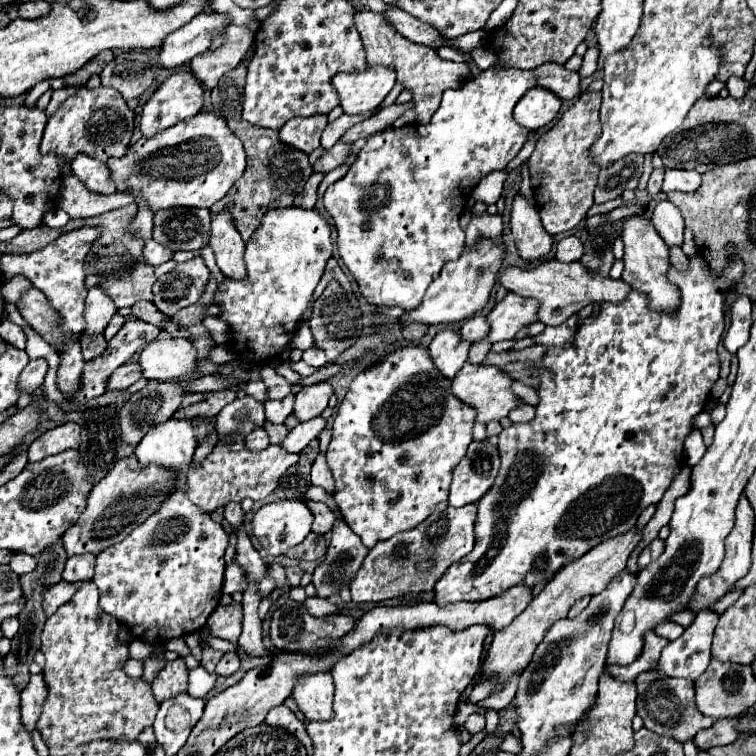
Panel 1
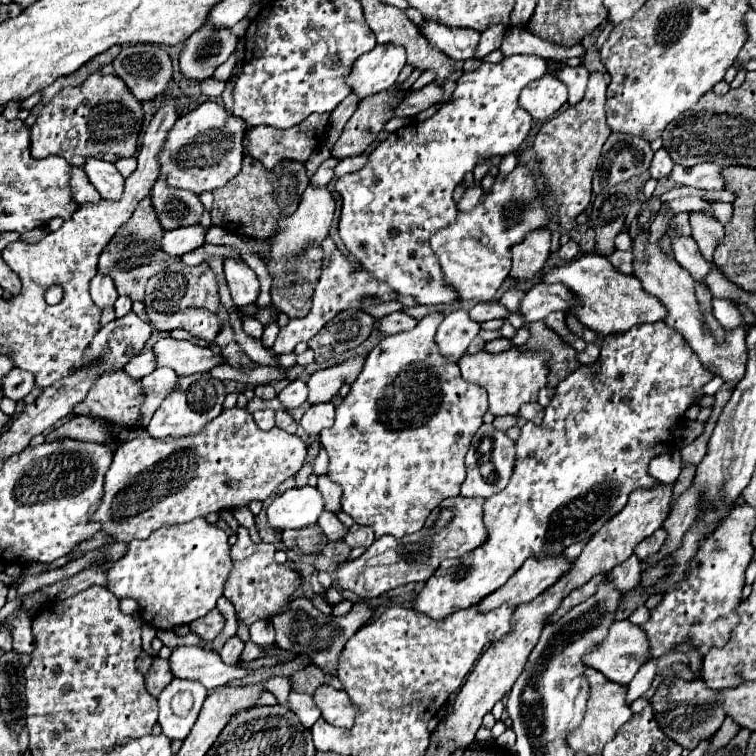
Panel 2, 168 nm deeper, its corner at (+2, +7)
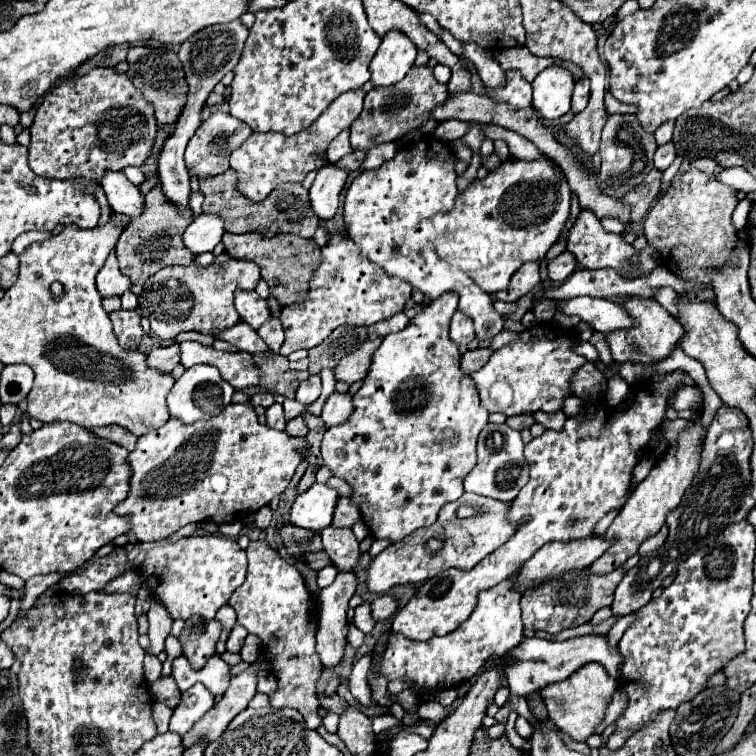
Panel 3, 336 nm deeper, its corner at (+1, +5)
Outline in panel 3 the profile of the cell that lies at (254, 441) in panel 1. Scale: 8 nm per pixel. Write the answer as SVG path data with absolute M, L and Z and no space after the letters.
M273 403L267 411L265 411L265 417L267 417L267 425L269 427L275 427L279 431L285 429L285 417L283 417L283 405L281 403Z

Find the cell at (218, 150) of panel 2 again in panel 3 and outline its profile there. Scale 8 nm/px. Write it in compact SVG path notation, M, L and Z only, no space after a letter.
M213 111L211 117L207 121L201 123L201 127L195 131L195 135L191 137L191 141L187 143L187 151L185 151L185 163L187 163L187 169L191 173L195 173L199 179L205 179L205 177L215 177L223 171L229 169L229 155L239 149L243 145L243 141L253 133L253 129L235 119L233 115L229 113L223 113L223 111Z

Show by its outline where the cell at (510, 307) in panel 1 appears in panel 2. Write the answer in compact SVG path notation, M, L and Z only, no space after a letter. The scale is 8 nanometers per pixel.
M536 283L530 291L526 291L524 299L520 301L518 313L526 323L540 321L552 311L568 311L574 305L572 293L564 285L546 285Z

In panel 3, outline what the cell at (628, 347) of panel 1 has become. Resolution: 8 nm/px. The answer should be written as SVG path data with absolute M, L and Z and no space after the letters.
M681 371L669 373L661 383L657 383L653 387L631 391L627 401L623 401L619 405L619 411L601 411L601 405L599 405L595 419L579 421L575 417L569 417L561 433L545 433L541 437L535 437L531 443L527 443L525 457L531 467L531 479L521 489L521 493L513 499L513 505L509 511L509 521L521 523L523 517L529 517L529 521L521 523L517 533L507 543L503 543L499 549L495 549L491 555L487 555L487 559L479 561L471 571L447 569L447 571L435 575L435 579L425 581L419 587L419 591L415 593L415 597L395 615L391 631L401 633L413 641L427 641L433 635L447 635L447 633L455 631L455 627L459 627L463 621L469 619L471 611L475 609L477 595L481 591L491 589L497 583L501 583L503 579L507 579L517 567L521 567L527 559L531 559L533 553L537 549L541 549L545 543L571 541L571 539L591 535L593 527L605 513L609 513L611 509L621 509L625 505L625 501L629 499L633 467L647 453L653 429L659 427L659 423L665 419L667 397L681 385L681 381L683 381Z

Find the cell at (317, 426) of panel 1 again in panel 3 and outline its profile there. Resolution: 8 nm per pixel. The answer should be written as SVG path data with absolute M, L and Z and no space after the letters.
M333 391L329 395L329 399L325 401L325 407L323 407L323 421L327 427L333 427L333 425L339 425L343 423L353 411L353 403L351 403L351 393L337 393Z

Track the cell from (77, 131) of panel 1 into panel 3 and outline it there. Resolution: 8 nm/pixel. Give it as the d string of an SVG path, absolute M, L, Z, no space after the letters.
M97 67L97 69L91 69L87 75L83 77L67 77L67 79L61 79L55 87L51 87L51 91L47 91L43 97L41 97L41 105L37 107L37 113L35 113L35 121L31 125L31 143L29 143L29 167L33 173L41 175L41 177L51 177L51 179L95 179L99 181L103 177L103 171L123 171L125 167L129 165L135 165L135 167L141 167L145 163L145 159L151 155L153 151L153 145L155 145L155 133L157 133L157 123L155 123L155 111L151 107L151 103L147 103L147 99L143 99L141 91L137 87L131 85L129 77L127 75L121 75L117 73L115 69L103 69L103 67Z

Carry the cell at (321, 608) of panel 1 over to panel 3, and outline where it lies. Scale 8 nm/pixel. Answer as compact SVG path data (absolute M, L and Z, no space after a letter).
M365 601L363 605L359 605L359 607L355 609L355 627L361 629L365 635L373 631L375 621L373 621L373 617L371 617L371 603L369 603L369 601Z

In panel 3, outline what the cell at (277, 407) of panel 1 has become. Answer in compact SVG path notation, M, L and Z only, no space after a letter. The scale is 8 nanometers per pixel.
M311 375L297 389L297 401L301 401L303 405L311 405L313 401L317 401L319 395L321 395L321 377L319 375Z

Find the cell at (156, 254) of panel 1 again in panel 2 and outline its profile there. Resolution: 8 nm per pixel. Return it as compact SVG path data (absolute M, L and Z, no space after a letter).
M192 225L192 227L182 227L182 229L172 229L166 231L162 235L162 251L168 255L182 255L188 251L198 249L200 245L204 245L204 235L206 231L200 225Z

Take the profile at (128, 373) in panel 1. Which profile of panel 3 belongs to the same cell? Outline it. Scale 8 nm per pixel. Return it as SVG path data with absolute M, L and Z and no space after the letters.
M173 343L169 347L155 347L153 351L149 351L147 357L147 365L159 371L171 373L177 363L179 363L179 343Z

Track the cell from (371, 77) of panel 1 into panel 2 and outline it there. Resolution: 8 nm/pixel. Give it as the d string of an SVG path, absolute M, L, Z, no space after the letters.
M376 45L352 65L346 83L358 99L388 91L396 85L398 73L406 65L406 53L398 45Z

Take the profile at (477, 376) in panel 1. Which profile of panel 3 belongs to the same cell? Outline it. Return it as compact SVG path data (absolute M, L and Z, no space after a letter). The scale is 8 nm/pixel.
M537 323L529 329L525 329L515 341L497 349L485 367L481 367L479 371L475 371L471 375L471 379L477 385L481 403L487 407L489 413L499 411L509 417L521 415L521 413L537 413L537 411L545 411L545 413L559 411L563 407L565 397L571 395L571 385L569 385L571 375L575 375L575 371L587 361L583 355L575 353L573 345L575 345L575 341L571 339L569 331L565 331L563 327L557 327L555 323Z

